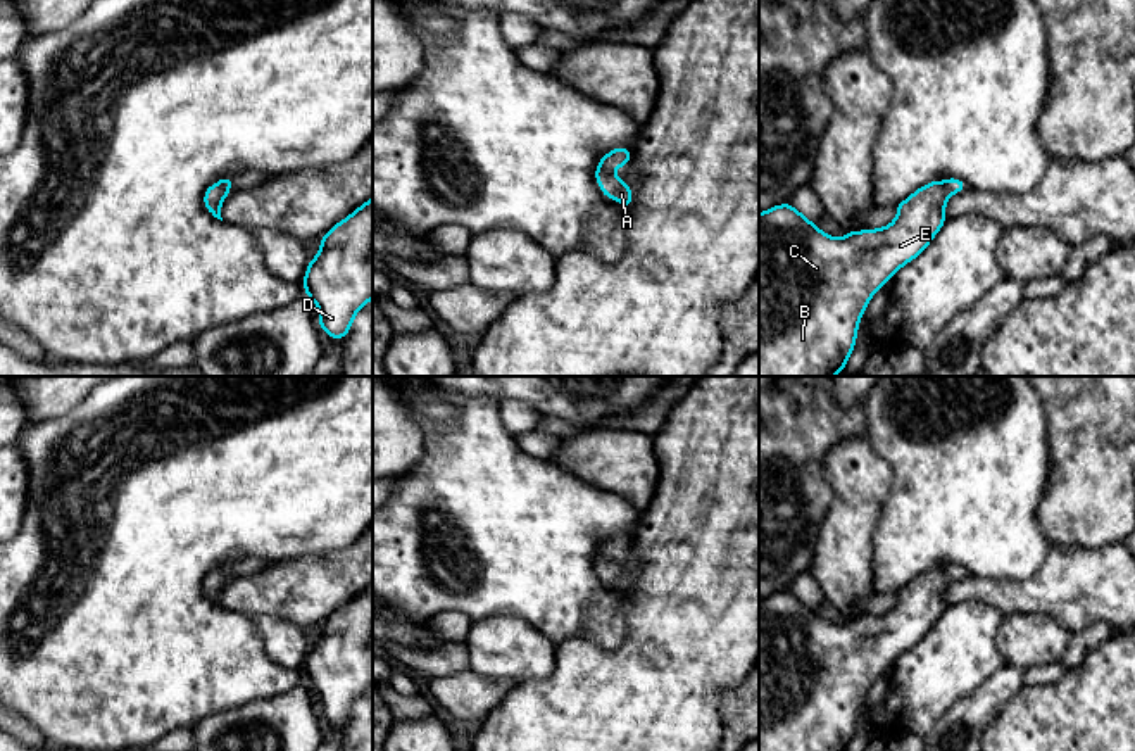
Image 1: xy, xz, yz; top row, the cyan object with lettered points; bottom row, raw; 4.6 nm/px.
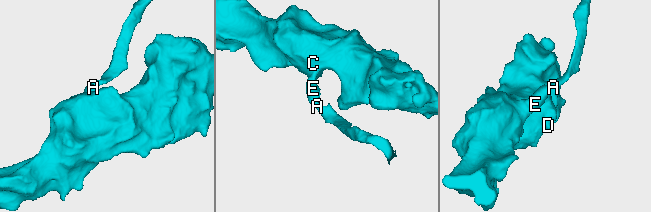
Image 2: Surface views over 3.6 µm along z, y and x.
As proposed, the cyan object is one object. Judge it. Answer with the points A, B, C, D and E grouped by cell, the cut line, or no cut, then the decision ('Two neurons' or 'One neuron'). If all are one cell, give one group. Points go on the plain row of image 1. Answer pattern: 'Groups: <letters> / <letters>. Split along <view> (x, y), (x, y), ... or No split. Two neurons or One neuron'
Groups: A B C D E. No split. One neuron

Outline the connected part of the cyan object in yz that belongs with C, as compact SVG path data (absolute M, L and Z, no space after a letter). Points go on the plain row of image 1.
M949 565L944 568L930 568L928 571L918 575L906 587L897 590L897 604L883 615L847 618L843 625L833 625L821 618L816 609L811 609L804 601L800 601L792 590L780 590L769 594L759 601L759 751L847 751L854 734L859 708L871 687L871 684L907 649L916 646L935 625L938 616L947 608L945 590L952 580L959 580L968 571L963 566Z

